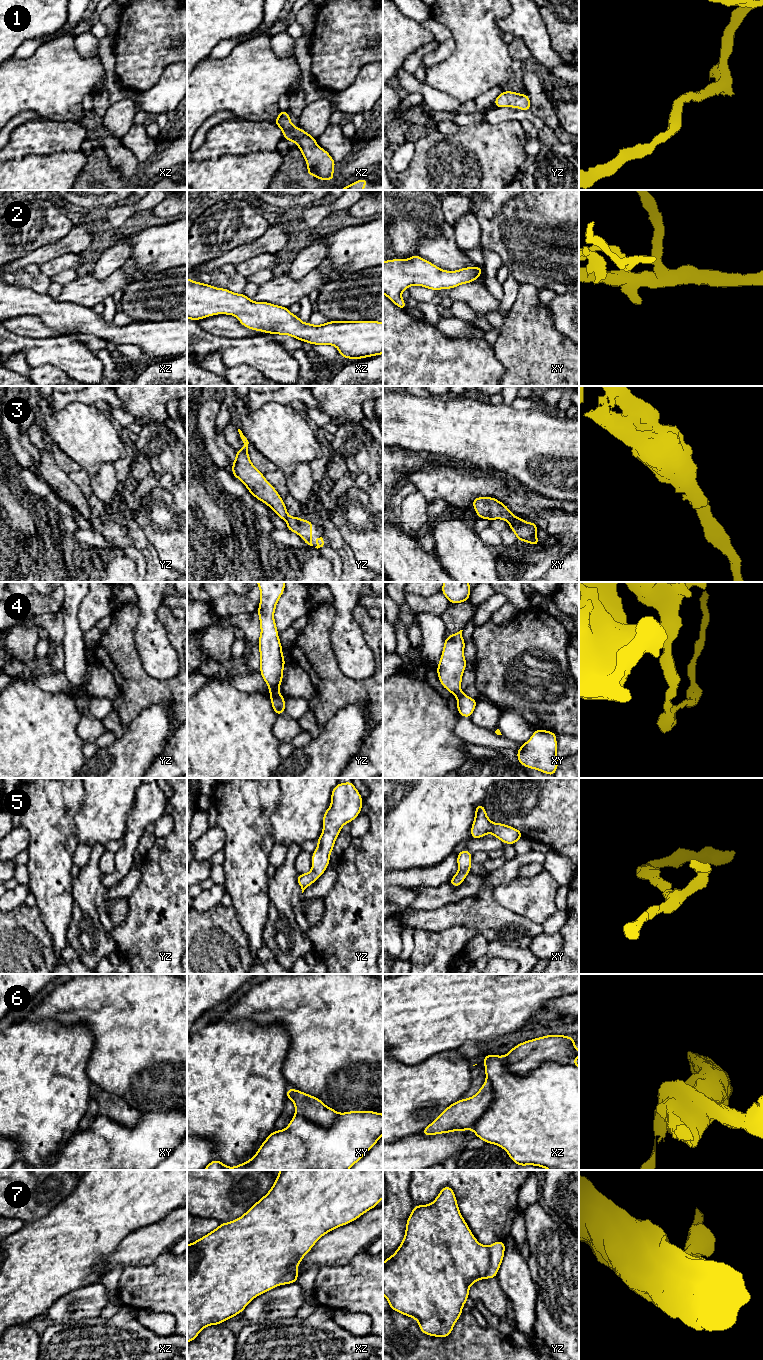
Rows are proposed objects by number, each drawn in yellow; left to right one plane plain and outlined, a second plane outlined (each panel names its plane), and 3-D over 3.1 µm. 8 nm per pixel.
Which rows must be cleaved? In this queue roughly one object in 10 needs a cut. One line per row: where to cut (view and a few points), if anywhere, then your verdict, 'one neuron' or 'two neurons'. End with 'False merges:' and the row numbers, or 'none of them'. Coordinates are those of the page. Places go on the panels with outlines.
1: no cut | one neuron
2: no cut | one neuron
3: no cut | one neuron
4: yz (270, 692), (279, 694) | two neurons
5: no cut | one neuron
6: xz (504, 1056), (516, 1075), (545, 1062), (573, 1063) | two neurons
7: no cut | one neuron
False merges: 4, 6

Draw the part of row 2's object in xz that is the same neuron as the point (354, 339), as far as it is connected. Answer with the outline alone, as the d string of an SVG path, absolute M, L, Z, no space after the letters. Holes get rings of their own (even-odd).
M187 277L187 319L194 321L217 314L234 315L241 325L255 331L272 335L289 335L312 345L333 345L341 357L363 359L383 354L383 322L379 321L328 321L322 325L303 323L285 306L269 302L255 302L245 294L236 294L225 288L192 281Z

